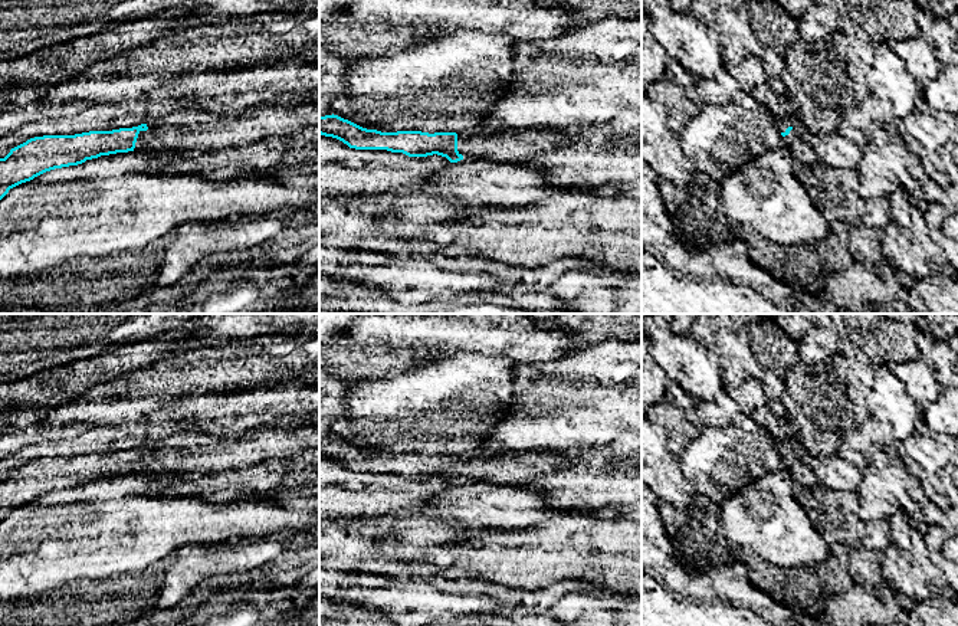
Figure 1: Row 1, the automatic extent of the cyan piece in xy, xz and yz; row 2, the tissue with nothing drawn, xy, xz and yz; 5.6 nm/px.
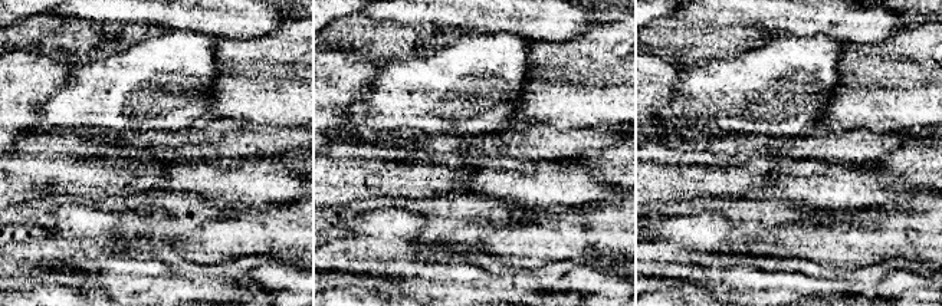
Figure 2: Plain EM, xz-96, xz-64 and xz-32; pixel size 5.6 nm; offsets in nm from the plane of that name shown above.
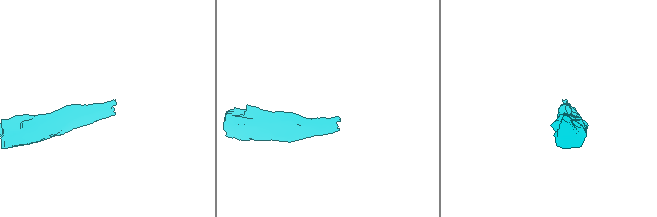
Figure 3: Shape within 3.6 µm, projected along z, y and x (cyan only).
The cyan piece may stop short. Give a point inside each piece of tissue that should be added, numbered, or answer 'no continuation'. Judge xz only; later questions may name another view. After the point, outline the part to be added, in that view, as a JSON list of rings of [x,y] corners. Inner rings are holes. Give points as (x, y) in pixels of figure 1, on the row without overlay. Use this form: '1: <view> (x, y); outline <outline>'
1: xz (505, 468); outline [[[552,450],[463,455],[457,456],[457,473],[463,481],[519,485],[564,469],[570,459],[571,453]]]

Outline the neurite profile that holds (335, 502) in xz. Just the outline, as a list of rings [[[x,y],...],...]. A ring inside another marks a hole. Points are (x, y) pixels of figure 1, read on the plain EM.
[[[319,459],[319,521],[381,517],[421,508],[437,492],[452,486],[446,479],[409,479],[387,472],[355,472],[332,459]]]

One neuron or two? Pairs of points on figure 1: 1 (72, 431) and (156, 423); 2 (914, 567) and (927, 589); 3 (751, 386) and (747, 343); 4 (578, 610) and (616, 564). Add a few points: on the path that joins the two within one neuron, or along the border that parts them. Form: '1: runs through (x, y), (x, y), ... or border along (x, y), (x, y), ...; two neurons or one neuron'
1: border along (52, 426), (64, 423), (85, 423), (88, 426); two neurons
2: runs through (914, 573), (922, 583); one neuron
3: border along (730, 386), (755, 379), (764, 393), (776, 399); two neurons
4: border along (603, 592), (609, 592), (613, 596); two neurons

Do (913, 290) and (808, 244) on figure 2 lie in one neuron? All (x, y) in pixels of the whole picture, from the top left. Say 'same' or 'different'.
different

